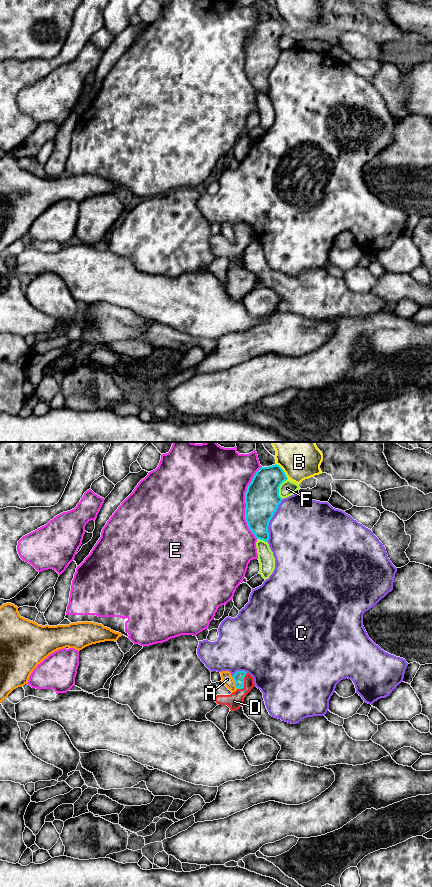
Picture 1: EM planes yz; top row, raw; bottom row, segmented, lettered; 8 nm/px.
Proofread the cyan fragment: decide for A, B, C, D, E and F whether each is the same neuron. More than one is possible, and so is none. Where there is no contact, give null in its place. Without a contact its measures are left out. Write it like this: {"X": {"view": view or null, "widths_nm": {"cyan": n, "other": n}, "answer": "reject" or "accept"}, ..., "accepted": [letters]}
{"A": {"view": "yz", "widths_nm": {"cyan": 90, "other": 90}, "answer": "reject"}, "B": {"view": "yz", "widths_nm": {"cyan": 260, "other": 260}, "answer": "reject"}, "C": {"view": "yz", "widths_nm": {"cyan": 280, "other": 480}, "answer": "reject"}, "D": {"view": "yz", "widths_nm": {"cyan": 90, "other": 130}, "answer": "accept"}, "E": {"view": "yz", "widths_nm": {"cyan": 280, "other": 500}, "answer": "reject"}, "F": {"view": "yz", "widths_nm": {"cyan": 280, "other": 120}, "answer": "reject"}, "accepted": ["D"]}

